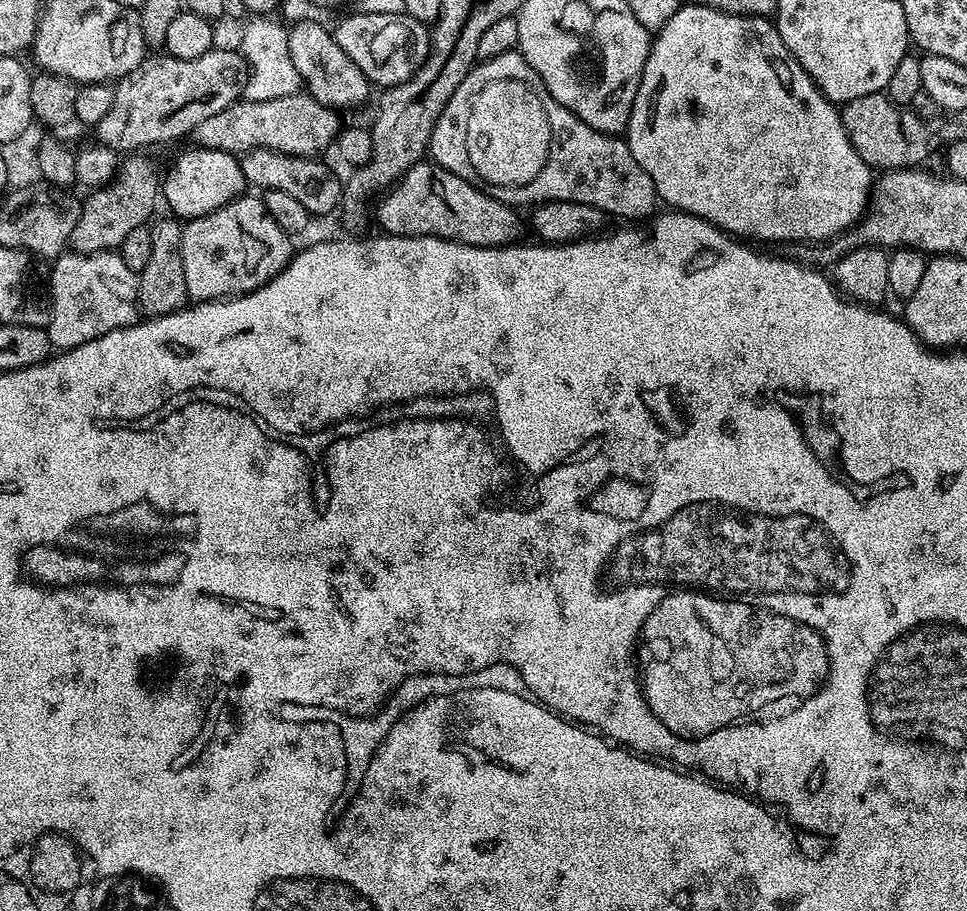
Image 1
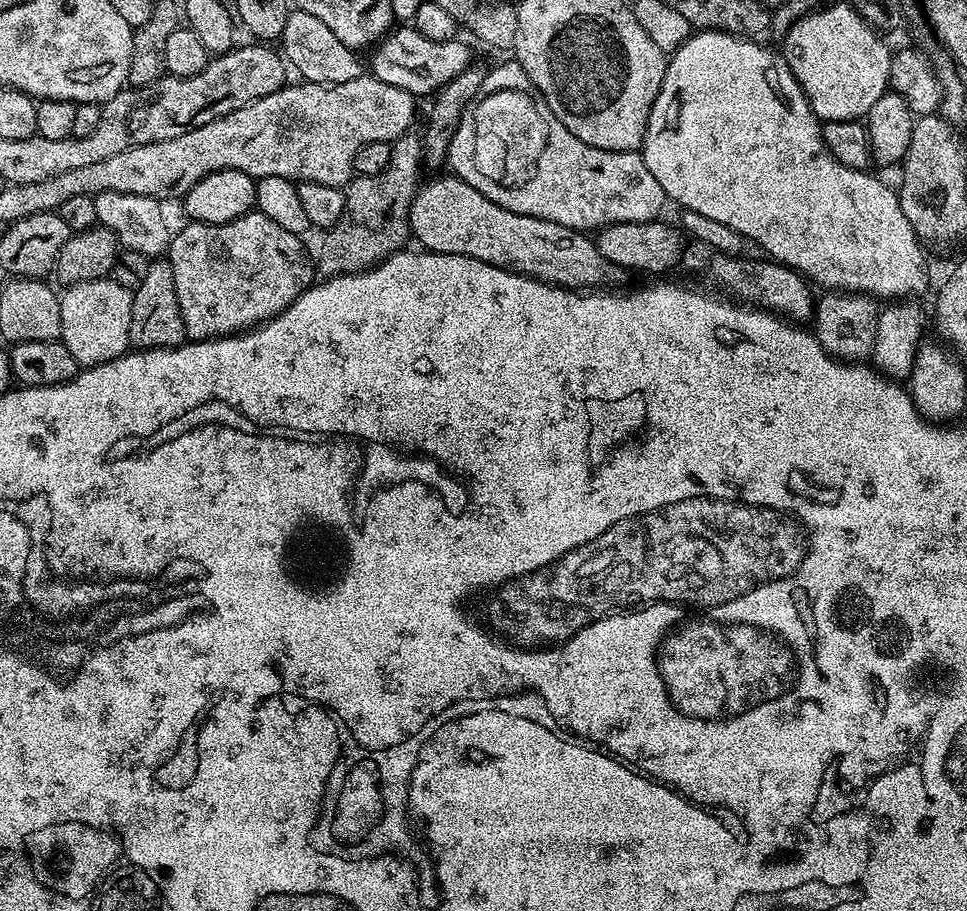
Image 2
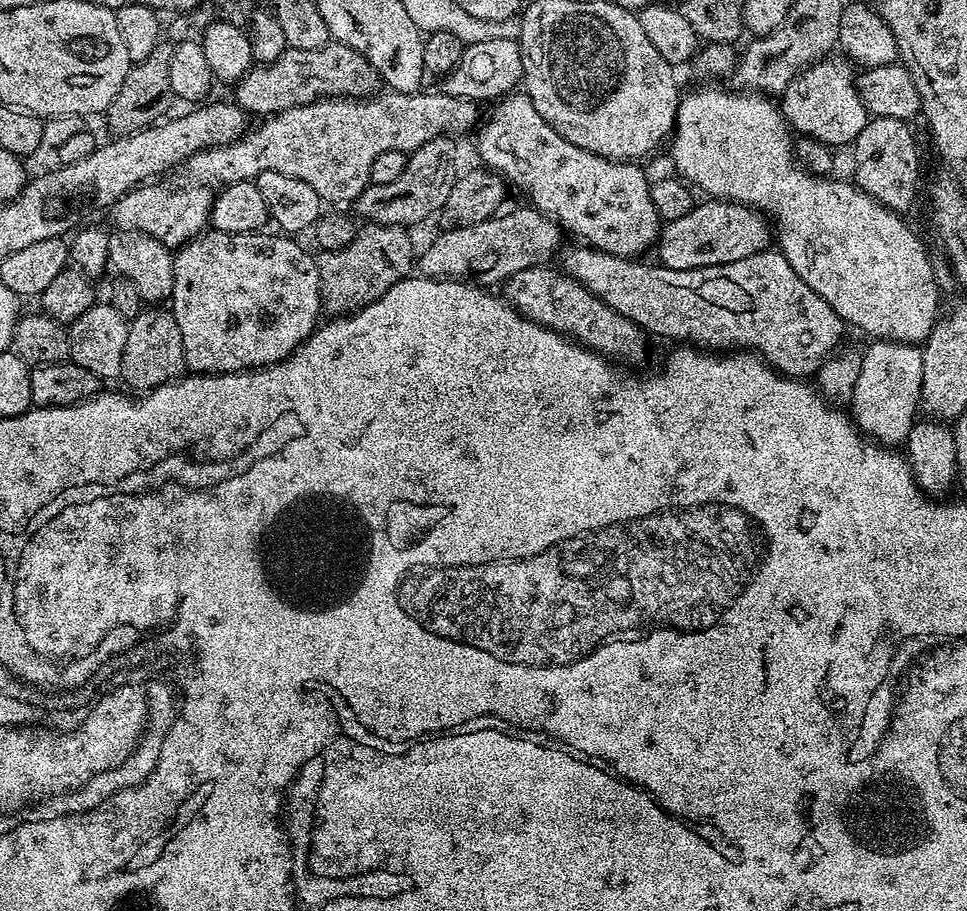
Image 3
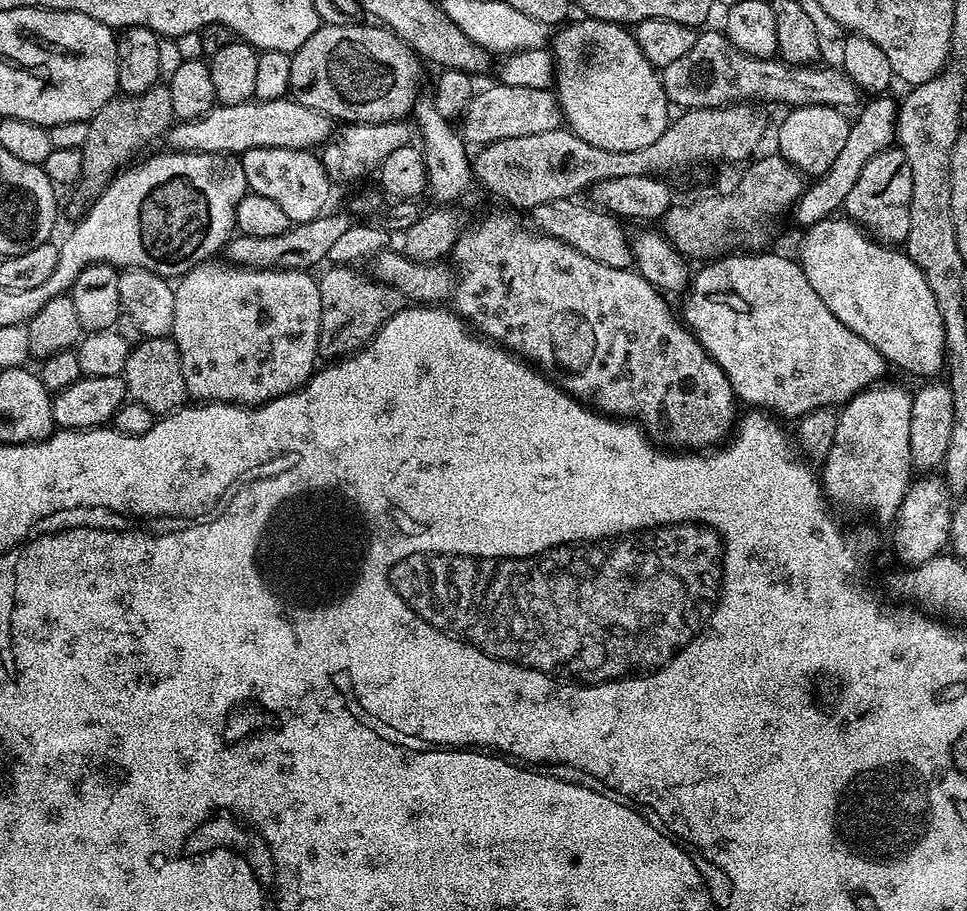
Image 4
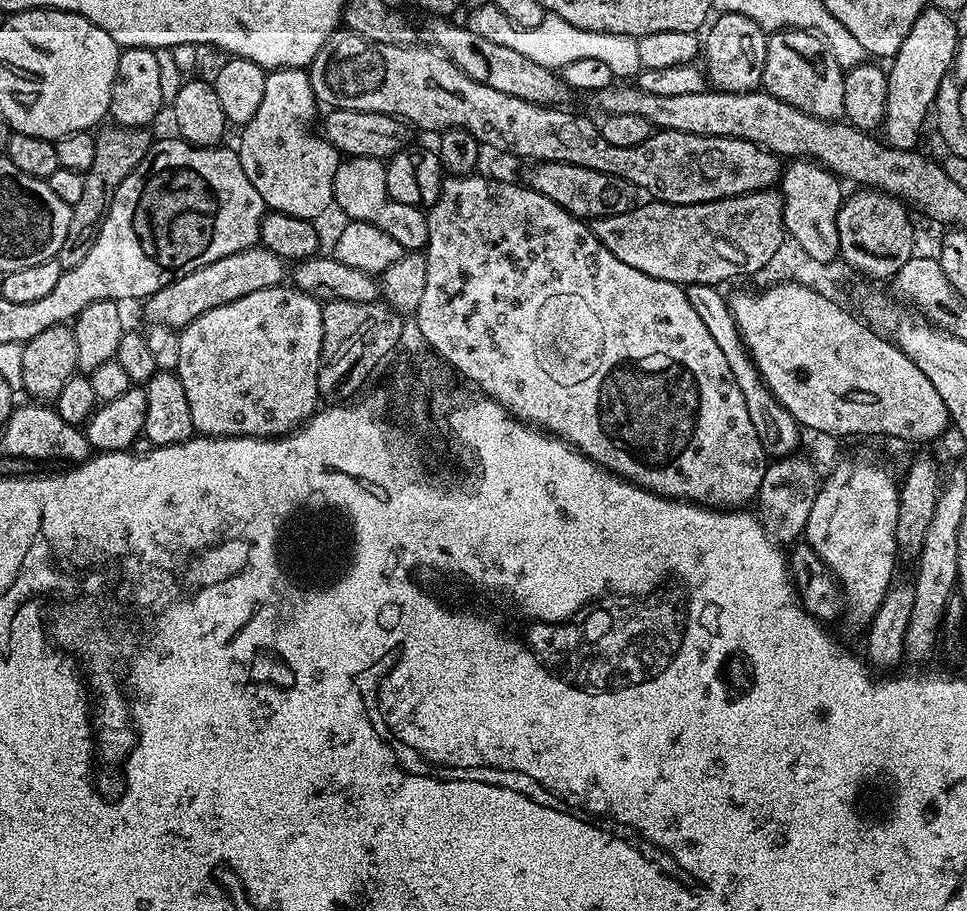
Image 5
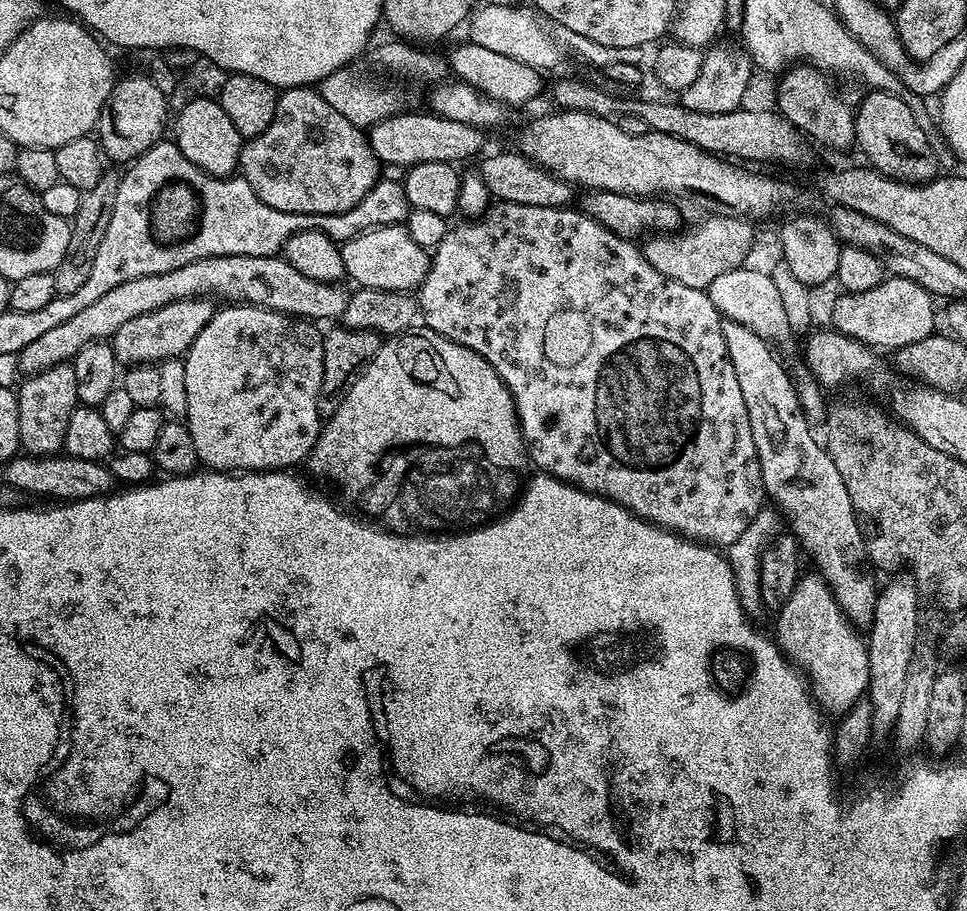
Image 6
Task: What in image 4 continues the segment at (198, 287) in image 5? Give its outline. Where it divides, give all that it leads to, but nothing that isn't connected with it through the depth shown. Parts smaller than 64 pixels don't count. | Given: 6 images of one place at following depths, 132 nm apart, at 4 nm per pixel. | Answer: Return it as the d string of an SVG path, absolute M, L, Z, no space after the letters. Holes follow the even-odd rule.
M336 212L314 218L310 222L292 224L282 234L274 234L271 238L257 236L233 235L226 245L227 259L233 265L241 268L277 268L278 270L305 270L315 269L315 264L323 265L328 260L330 246L345 230L350 230L354 223L351 215Z

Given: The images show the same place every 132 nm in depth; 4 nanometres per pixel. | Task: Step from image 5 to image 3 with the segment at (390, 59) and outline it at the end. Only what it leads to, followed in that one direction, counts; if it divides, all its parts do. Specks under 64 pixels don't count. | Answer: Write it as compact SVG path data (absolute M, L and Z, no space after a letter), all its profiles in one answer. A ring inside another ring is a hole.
M329 42L314 50L288 48L274 62L254 66L235 85L235 104L258 118L267 118L288 108L306 106L321 98L367 100L381 91L378 70L358 50Z

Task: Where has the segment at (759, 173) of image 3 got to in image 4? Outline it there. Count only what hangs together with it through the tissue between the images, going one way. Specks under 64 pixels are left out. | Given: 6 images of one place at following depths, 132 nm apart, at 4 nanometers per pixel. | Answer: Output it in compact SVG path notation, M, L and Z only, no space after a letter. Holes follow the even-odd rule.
M848 218L819 220L803 233L800 240L798 263L818 298L826 302L830 314L838 318L854 334L866 338L884 355L889 365L897 364L904 372L913 372L920 378L936 378L945 367L944 330L938 302L927 285L923 272L914 264L904 250L870 238L869 233Z

